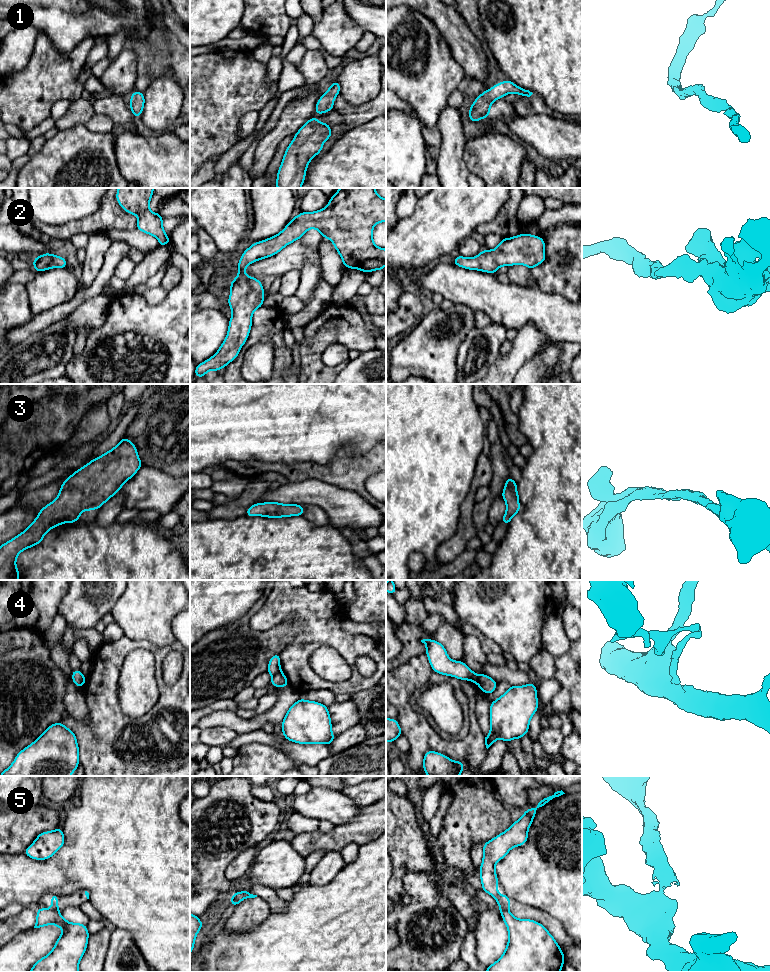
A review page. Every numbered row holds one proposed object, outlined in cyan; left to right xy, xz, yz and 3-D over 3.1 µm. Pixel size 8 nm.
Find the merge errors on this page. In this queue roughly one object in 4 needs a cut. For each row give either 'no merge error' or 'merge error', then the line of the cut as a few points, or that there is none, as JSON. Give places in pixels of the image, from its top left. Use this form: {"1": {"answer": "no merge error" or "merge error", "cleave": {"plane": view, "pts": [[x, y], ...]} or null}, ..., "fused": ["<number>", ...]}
{"1": {"answer": "no merge error", "cleave": null}, "2": {"answer": "no merge error", "cleave": null}, "3": {"answer": "no merge error", "cleave": null}, "4": {"answer": "merge error", "cleave": {"plane": "xz", "pts": [[280, 670], [272, 676]]}}, "5": {"answer": "merge error", "cleave": {"plane": "xy", "pts": [[51, 909], [58, 912]]}}, "fused": ["4", "5"]}

